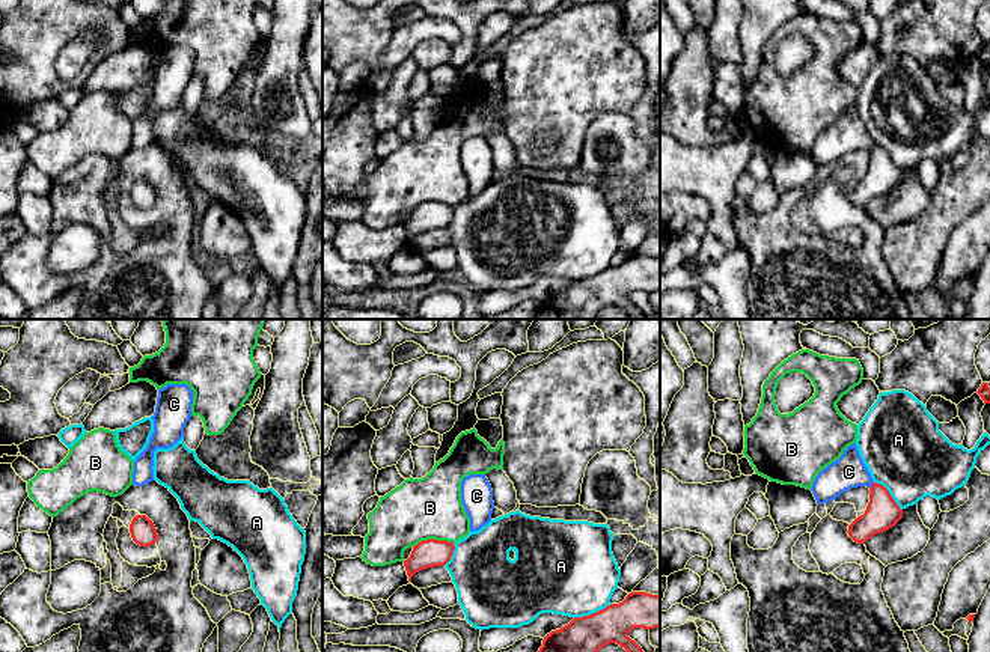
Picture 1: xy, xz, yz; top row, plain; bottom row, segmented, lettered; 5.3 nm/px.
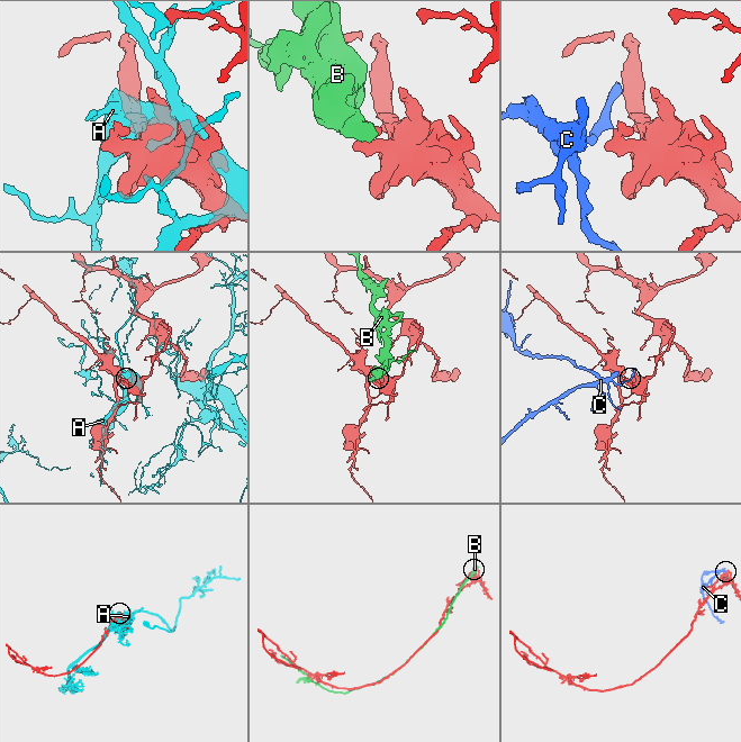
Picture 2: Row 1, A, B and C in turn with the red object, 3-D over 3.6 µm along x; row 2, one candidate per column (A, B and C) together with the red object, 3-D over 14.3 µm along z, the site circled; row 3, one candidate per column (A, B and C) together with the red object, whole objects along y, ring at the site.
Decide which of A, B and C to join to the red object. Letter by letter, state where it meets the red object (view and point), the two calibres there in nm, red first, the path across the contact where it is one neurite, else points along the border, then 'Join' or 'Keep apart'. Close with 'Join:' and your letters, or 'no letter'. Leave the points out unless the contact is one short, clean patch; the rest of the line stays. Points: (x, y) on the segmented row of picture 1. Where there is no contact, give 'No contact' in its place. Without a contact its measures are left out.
A: Touches red at xz (592, 613). Thickness 190 nm (red) against 460 nm. Keep apart
B: Touches red at xz (433, 539). Thickness 150 nm (red) against 340 nm. Keep apart
C: Touches red at yz (873, 485). Thickness 180 nm (red) against 180 nm. Boundary: yz (874, 482), (870, 488). Keep apart
Join: no letter

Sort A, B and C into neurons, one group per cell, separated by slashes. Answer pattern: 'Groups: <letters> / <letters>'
Groups: A / B / C

